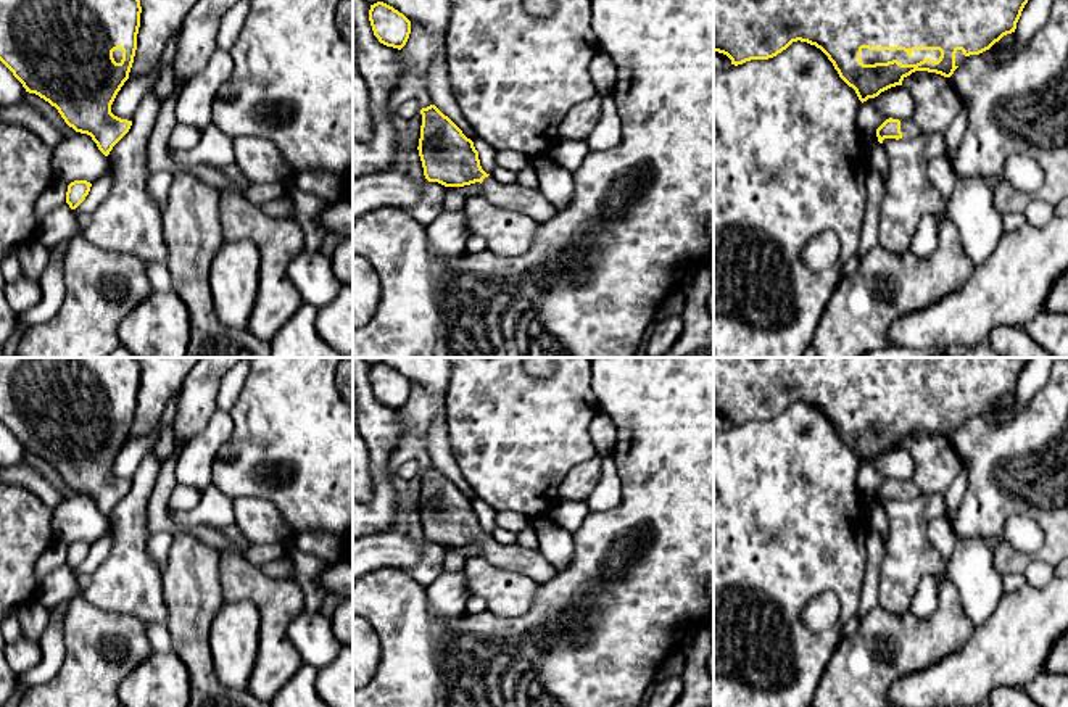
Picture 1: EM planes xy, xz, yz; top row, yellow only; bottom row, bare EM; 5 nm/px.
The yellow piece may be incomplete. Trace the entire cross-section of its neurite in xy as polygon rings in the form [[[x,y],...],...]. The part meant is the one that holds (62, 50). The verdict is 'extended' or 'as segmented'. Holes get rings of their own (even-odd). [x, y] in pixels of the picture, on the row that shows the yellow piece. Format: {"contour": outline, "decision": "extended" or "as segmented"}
{"contour": [[[0,0],[0,61],[26,92],[55,106],[108,156],[132,126],[114,116],[111,105],[129,79],[140,13],[140,0]]], "decision": "extended"}

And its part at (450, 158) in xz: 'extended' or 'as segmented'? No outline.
extended

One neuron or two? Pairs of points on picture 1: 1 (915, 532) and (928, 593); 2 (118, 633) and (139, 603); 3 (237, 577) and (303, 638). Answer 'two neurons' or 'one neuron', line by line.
1: two neurons
2: two neurons
3: two neurons

